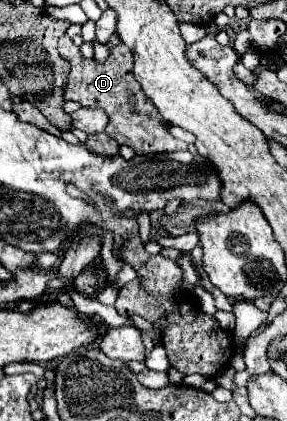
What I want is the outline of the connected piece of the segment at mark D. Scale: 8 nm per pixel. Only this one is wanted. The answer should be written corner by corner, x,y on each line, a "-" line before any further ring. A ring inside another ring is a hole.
63,35
59,39
59,55
63,59
67,59
67,63
71,65
69,71
69,81
67,87
63,91
65,99
77,101
83,107
97,107
103,109
109,115
109,123
105,127
107,135
111,135
117,143
121,145
129,145
135,153
157,153
157,151
175,151
175,149
185,149
185,145
181,145
181,141
177,141
175,137
169,135
163,117
159,115
159,111
155,111
155,105
143,95
141,85
135,81
131,67
133,67
133,55
129,51
127,45
117,45
111,49
111,55
107,57
105,63
95,63
89,59
83,59
79,53
79,47
73,45
73,41
-
127,95
133,95
137,99
137,111
133,113
129,103
127,103

